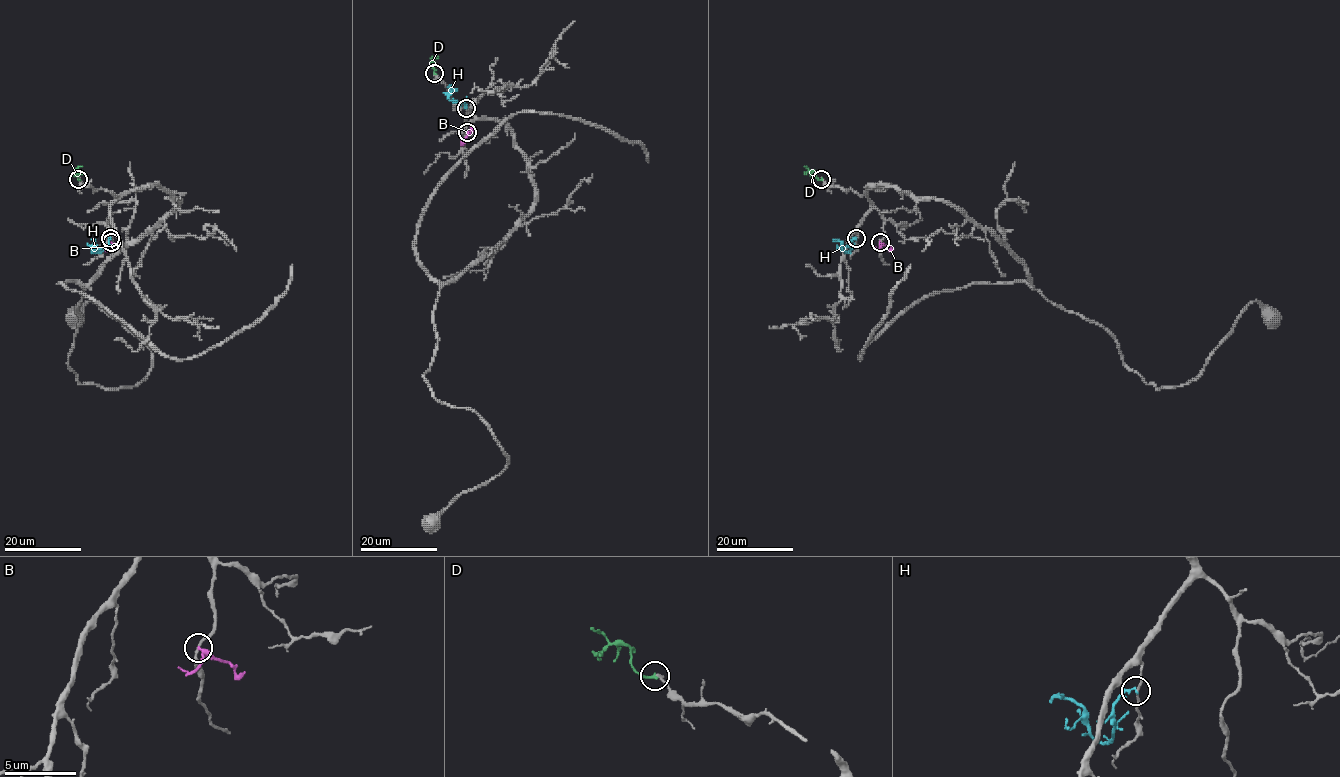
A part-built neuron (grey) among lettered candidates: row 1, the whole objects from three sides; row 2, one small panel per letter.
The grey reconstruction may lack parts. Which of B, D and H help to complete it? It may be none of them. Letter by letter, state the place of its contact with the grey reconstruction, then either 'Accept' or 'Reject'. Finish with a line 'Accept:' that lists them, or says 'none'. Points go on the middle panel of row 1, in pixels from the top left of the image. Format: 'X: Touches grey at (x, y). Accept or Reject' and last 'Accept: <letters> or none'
B: Touches grey at (467, 132). Reject
D: Touches grey at (434, 73). Reject
H: Touches grey at (466, 108). Reject
Accept: none

